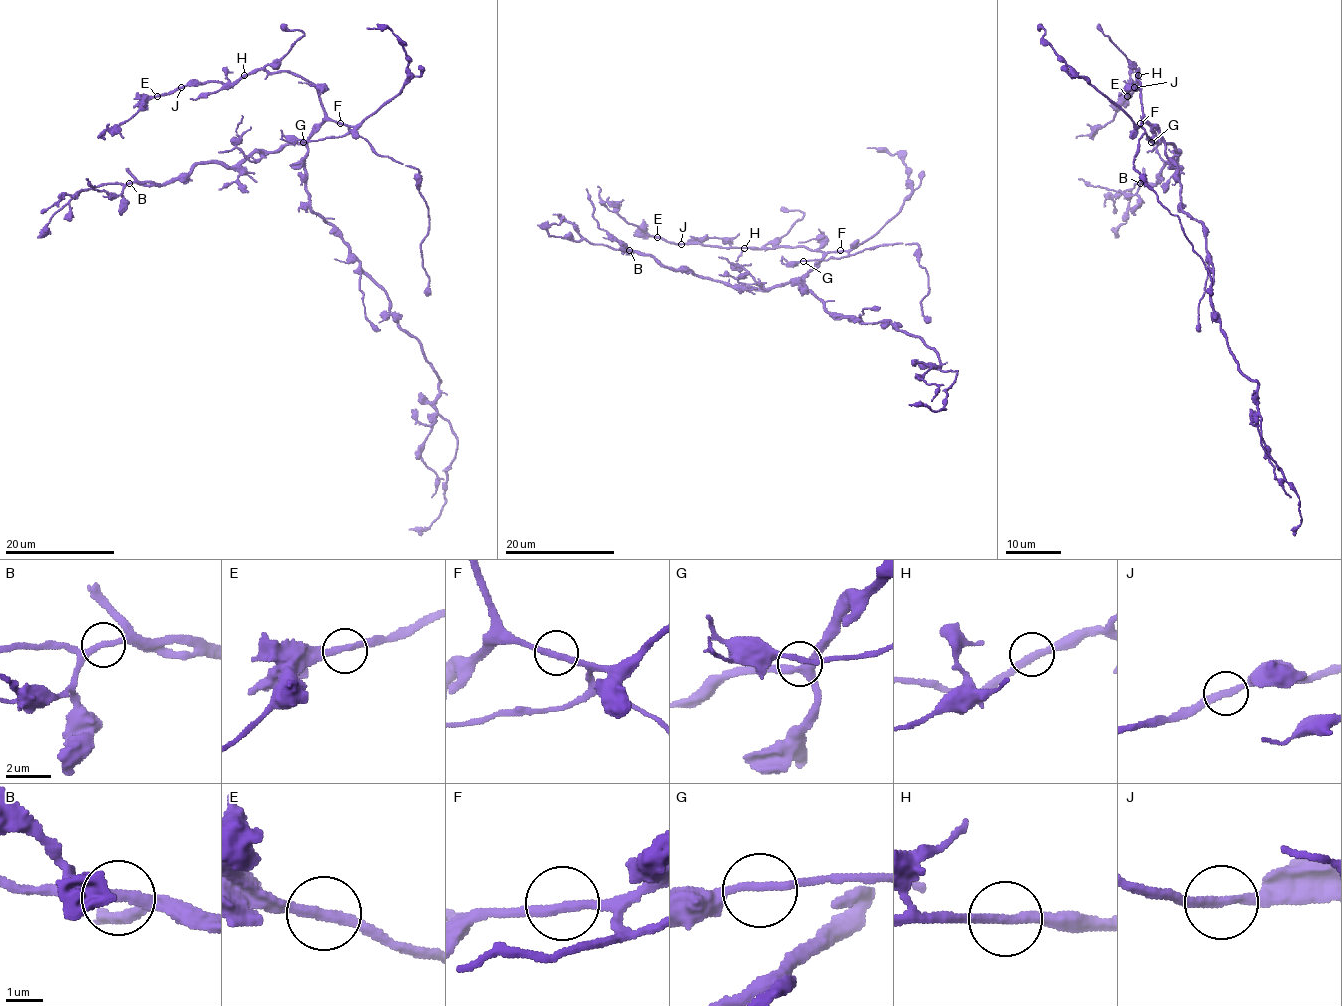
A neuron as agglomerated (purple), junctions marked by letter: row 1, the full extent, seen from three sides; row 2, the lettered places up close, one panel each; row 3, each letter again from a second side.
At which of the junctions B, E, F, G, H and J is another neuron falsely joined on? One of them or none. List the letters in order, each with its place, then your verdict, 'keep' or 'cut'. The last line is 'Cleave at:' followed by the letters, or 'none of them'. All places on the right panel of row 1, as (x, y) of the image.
B: (1140, 183) | keep
E: (1127, 96) | keep
F: (1140, 123) | keep
G: (1151, 142) | keep
H: (1138, 75) | keep
J: (1134, 87) | keep
Cleave at: none of them

